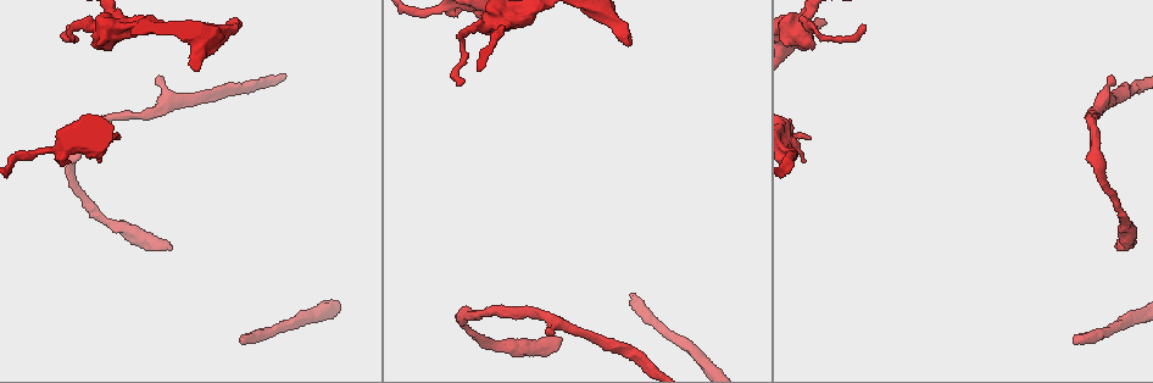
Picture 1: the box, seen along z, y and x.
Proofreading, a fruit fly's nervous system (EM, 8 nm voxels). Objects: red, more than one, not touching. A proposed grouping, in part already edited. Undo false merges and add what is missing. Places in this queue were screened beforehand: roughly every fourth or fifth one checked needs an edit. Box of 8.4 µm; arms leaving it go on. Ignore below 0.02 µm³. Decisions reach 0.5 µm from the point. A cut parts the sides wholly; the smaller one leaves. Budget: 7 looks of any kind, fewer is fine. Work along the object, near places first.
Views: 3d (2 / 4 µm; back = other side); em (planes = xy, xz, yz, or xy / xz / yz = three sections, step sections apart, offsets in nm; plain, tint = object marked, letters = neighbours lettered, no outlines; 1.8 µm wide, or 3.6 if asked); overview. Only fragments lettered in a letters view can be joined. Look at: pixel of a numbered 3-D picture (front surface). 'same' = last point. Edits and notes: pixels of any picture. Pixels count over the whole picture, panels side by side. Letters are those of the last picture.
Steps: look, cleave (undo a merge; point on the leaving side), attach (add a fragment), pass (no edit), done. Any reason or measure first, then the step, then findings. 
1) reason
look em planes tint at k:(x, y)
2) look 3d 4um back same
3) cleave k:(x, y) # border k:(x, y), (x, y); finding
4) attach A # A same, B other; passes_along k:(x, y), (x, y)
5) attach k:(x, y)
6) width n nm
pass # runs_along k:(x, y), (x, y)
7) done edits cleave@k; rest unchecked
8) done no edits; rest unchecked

end of a long branch
look 3d 2um at 1:(242, 341)

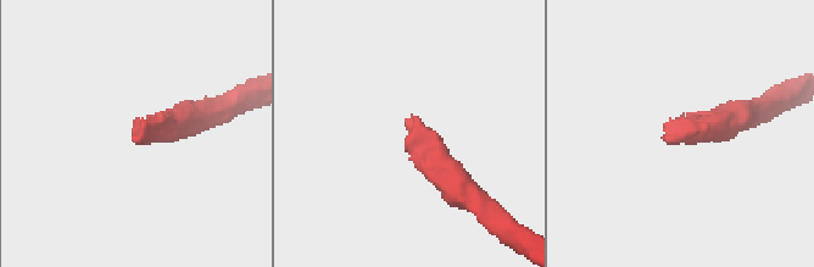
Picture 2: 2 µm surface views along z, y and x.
shape alone is not enough
look em xz step 8 tint at 2:(413, 120)

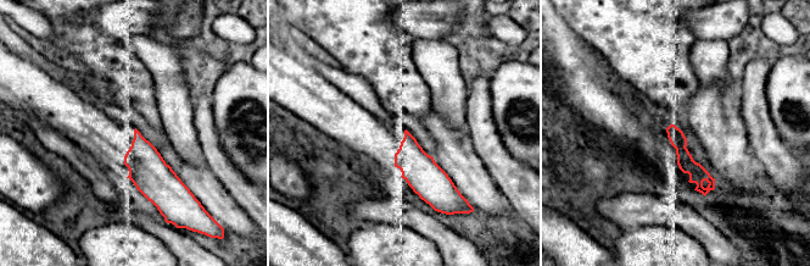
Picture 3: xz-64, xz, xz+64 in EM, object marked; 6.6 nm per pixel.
look em xz step 8 letters same

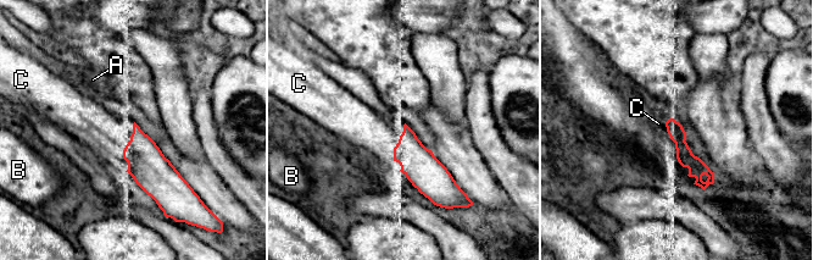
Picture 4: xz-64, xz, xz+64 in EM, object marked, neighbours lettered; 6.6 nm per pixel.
width 110 nm; longest_contact C 260 nm
attach 4:(95, 126) # A other, B other, C same; the neuron continues

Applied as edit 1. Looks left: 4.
branch stops here
look 3d 2um at 1:(549, 332)

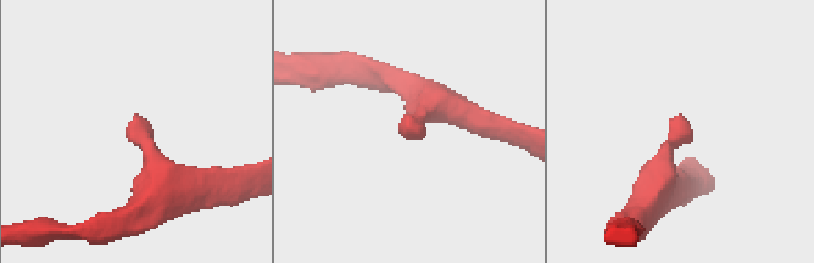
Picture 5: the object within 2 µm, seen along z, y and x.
look em xy step 16 letters at 5:(134, 118)

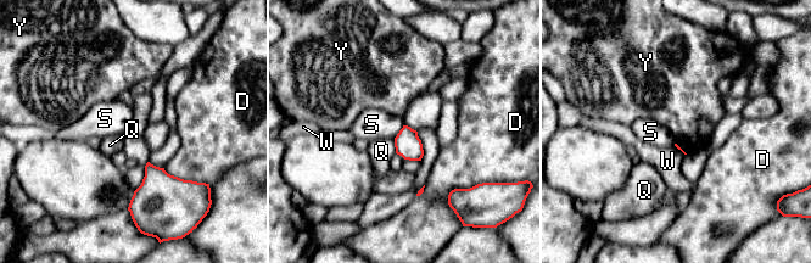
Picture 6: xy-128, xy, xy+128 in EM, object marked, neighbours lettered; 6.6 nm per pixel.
another direction
look em xz step 8 letters same

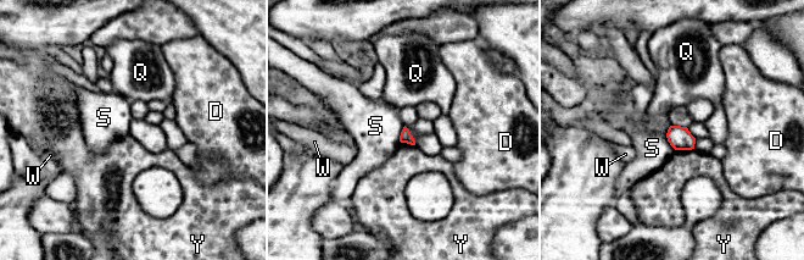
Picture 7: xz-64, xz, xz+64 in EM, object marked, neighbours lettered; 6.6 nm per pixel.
pass # D other, Q other, S other, W other, Y other; border 7:(666, 130), (666, 140), (675, 149); none of them fits

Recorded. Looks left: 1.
done edits attach@4; rest unchecked

